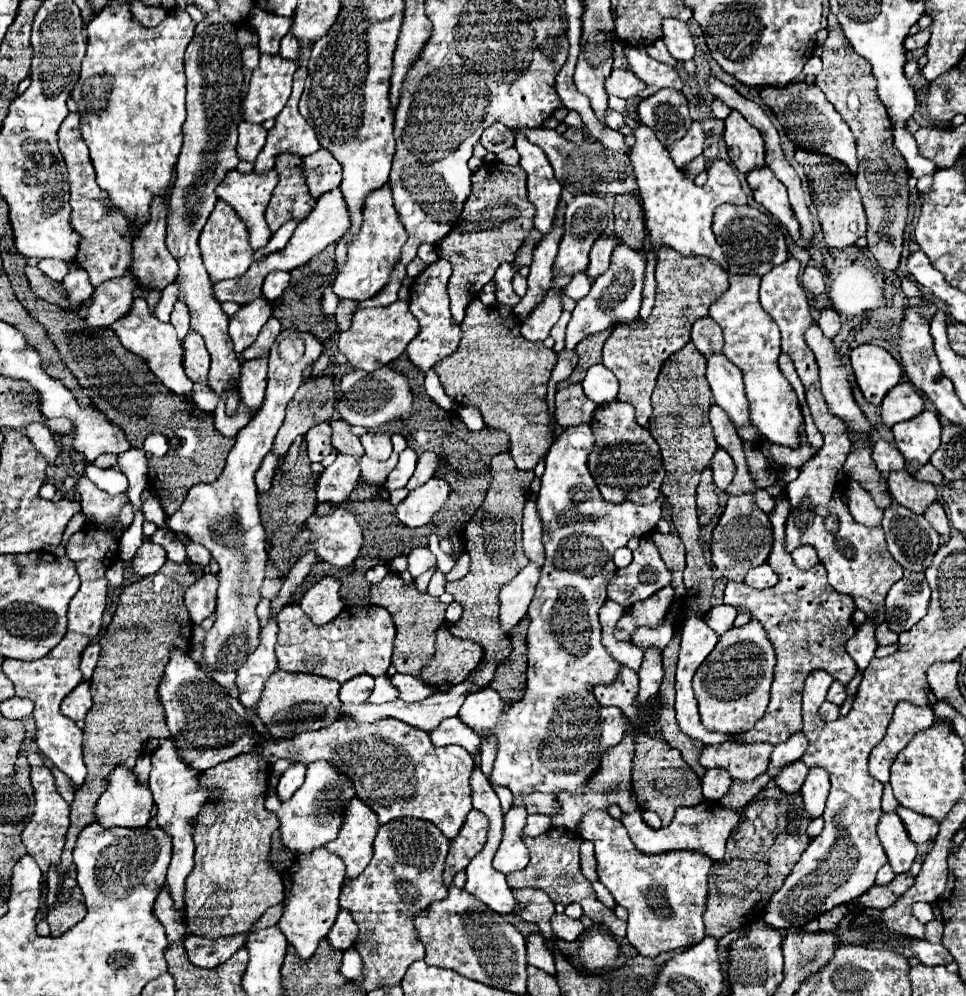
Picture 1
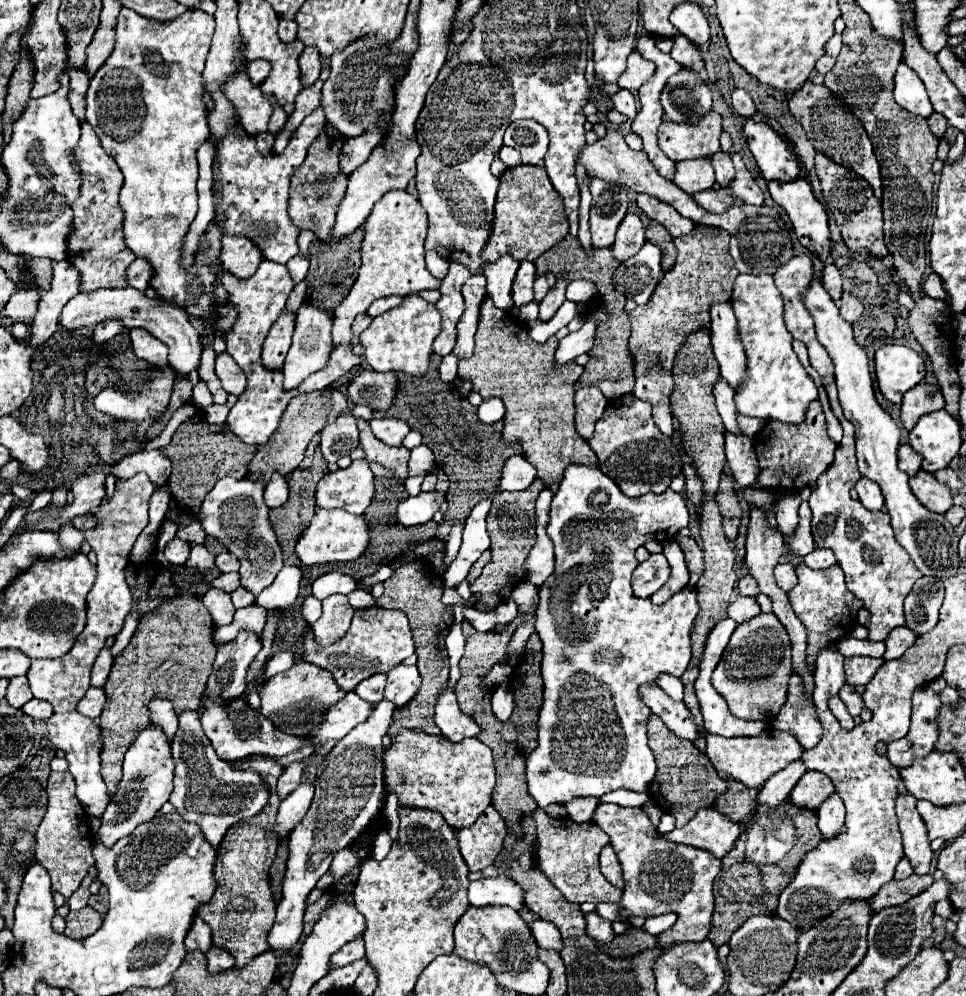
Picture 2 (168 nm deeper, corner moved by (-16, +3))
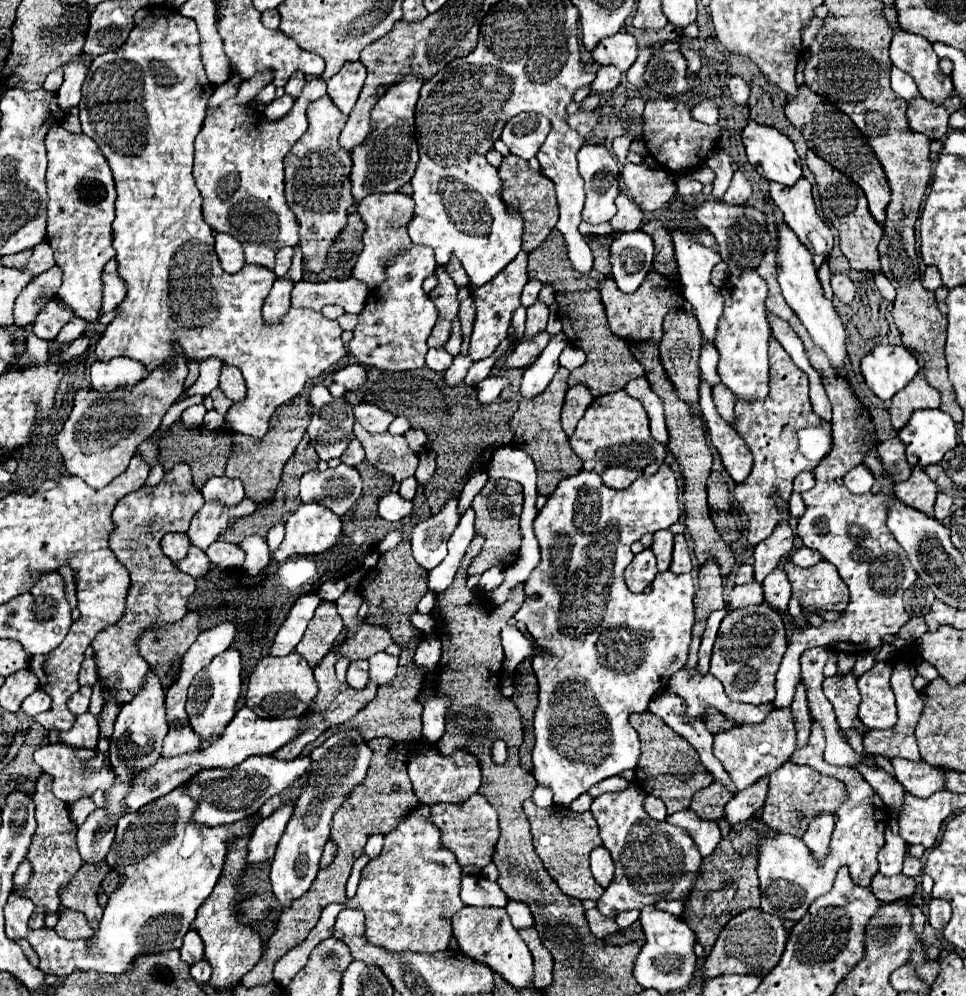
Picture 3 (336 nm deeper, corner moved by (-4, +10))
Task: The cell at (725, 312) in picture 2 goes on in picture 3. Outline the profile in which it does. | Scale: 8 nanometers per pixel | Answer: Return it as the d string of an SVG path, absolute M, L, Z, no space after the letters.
M674 230L672 238L674 238L676 260L678 260L678 274L680 274L680 282L682 282L682 294L694 306L694 316L698 318L702 336L714 346L716 332L718 332L718 320L720 320L720 314L724 312L724 300L722 300L720 290L710 282L710 272L720 262L720 254L712 252L710 248L704 248L698 242L688 240L688 236L684 236L682 230Z

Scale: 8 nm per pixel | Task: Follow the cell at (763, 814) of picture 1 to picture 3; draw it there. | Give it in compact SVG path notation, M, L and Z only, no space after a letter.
M752 818L744 826L734 826L726 838L720 840L716 850L702 860L702 876L696 880L696 888L690 894L688 908L684 912L686 924L696 932L698 942L704 946L706 954L712 950L720 930L728 924L730 918L740 914L746 908L760 906L760 878L756 876L756 848L758 840L764 836L776 836L780 832L772 832L766 828L760 830L760 818Z

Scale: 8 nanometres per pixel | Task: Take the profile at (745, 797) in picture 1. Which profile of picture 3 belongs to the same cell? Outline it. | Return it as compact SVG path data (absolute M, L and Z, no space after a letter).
M714 780L714 784L710 784L708 788L698 790L692 796L692 804L690 808L702 818L702 820L720 820L724 814L724 806L728 804L728 800L734 794L728 792L728 788L724 788L724 784L720 784L718 780Z

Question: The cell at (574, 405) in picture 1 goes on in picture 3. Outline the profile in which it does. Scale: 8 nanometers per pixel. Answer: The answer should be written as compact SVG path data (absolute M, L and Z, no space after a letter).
M572 386L566 392L566 402L562 408L562 428L568 436L572 436L578 420L584 416L586 408L592 404L594 396L584 386Z

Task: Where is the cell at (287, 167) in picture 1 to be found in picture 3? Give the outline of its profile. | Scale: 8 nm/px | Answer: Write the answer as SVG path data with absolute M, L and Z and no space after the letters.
M328 96L318 98L316 102L312 102L308 106L306 114L308 114L310 126L284 158L284 166L286 166L286 190L284 190L284 194L286 194L288 208L294 212L296 222L300 226L300 248L304 252L306 268L312 270L312 272L320 272L324 268L328 248L338 238L338 234L342 232L342 228L346 224L348 208L352 206L352 194L350 194L352 160L350 160L350 152L338 146L338 136L340 136L340 132L346 124L346 116L332 104L332 100Z

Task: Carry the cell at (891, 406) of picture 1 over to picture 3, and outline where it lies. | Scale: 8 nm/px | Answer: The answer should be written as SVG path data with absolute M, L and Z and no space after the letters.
M914 378L910 380L898 394L892 396L892 406L890 406L890 416L892 416L892 426L894 430L900 430L910 414L918 408L938 408L940 406L940 394L934 390L926 380Z

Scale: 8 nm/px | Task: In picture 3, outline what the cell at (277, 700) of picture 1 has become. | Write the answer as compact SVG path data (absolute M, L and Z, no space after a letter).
M298 652L282 658L266 656L256 664L254 672L250 674L246 706L252 708L260 718L298 718L306 714L312 700L316 698L316 692L318 684L314 680L314 672Z

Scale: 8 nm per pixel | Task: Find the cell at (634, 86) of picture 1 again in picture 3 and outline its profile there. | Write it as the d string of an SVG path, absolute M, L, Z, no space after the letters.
M618 32L610 38L604 38L594 50L592 50L592 58L602 64L602 66L616 66L620 68L620 72L626 72L638 56L638 44L634 40L634 36L630 36L628 32Z

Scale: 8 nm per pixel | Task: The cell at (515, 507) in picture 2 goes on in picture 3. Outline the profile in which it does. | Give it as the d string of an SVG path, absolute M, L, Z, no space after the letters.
M496 480L496 482L486 482L486 486L476 494L472 508L476 512L476 534L484 536L486 542L480 550L480 554L472 560L470 568L468 568L468 578L472 576L480 576L482 572L490 570L490 568L510 568L516 562L518 556L518 548L522 542L522 534L520 534L520 514L522 514L522 488L518 482L510 482L510 480Z

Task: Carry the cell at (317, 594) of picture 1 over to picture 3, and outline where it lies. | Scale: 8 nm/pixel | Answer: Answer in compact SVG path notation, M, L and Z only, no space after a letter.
M322 600L314 618L308 622L304 638L296 646L296 652L306 658L310 666L316 666L334 646L336 636L342 632L342 618L334 602Z

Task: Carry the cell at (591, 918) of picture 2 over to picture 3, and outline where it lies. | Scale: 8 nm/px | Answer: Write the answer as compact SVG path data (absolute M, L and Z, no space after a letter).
M596 908L592 910L586 910L586 918L588 918L588 924L590 924L590 930L596 938L606 938L608 934L614 934L618 930L618 924L614 922L614 918L606 918L602 916Z

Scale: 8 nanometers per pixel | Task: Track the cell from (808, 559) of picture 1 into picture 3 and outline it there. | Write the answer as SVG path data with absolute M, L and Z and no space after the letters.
M798 548L798 550L794 550L794 552L792 552L790 560L792 560L796 566L810 568L810 566L814 566L816 562L820 562L820 560L822 560L822 556L820 556L820 552L810 550L810 548Z

